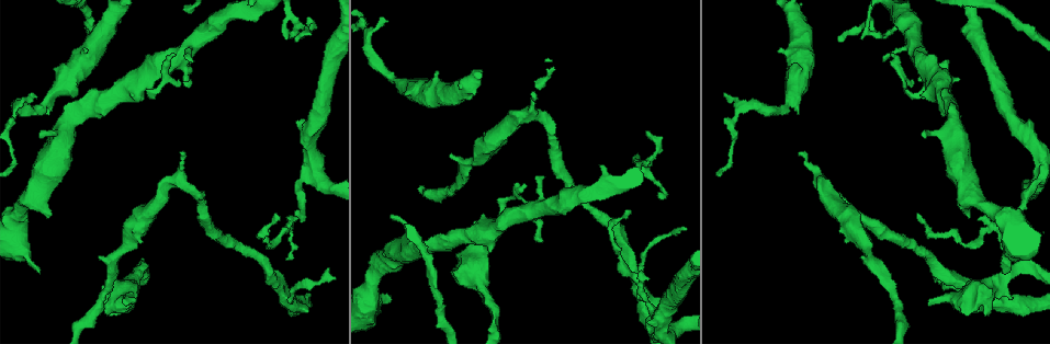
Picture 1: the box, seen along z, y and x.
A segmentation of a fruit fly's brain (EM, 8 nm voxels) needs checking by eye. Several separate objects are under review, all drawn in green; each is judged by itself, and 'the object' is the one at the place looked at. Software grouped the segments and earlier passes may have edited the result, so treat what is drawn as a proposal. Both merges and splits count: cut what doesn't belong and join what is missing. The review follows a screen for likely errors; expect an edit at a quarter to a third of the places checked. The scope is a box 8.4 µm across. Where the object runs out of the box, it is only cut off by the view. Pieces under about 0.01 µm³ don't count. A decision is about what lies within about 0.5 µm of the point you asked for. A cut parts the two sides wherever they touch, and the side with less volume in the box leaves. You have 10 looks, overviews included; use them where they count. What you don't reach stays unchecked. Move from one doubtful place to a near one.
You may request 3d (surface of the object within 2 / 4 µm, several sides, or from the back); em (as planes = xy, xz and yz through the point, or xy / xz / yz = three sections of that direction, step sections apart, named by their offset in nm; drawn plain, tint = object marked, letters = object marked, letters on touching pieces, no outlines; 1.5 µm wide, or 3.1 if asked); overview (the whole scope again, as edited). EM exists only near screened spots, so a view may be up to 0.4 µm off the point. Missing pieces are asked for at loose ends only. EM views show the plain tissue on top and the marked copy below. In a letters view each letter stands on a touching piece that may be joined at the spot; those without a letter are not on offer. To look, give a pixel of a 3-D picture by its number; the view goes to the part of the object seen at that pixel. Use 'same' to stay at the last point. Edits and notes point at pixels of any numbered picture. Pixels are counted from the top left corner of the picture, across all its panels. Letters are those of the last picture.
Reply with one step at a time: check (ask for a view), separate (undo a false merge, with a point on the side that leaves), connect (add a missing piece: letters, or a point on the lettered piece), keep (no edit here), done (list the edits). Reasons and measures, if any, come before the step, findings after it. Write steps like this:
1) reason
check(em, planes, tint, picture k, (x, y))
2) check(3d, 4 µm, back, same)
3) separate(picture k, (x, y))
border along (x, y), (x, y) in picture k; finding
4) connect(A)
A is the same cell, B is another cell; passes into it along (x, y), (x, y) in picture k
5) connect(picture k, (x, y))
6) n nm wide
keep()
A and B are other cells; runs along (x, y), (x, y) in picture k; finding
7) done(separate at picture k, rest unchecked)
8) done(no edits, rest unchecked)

long arm stops here
check(3d, 4 µm, picture 1, (918, 214))

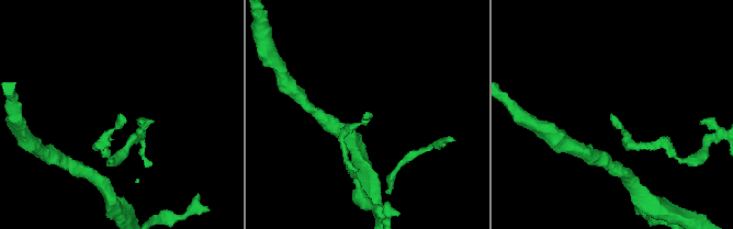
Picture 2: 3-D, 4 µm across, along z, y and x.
check(em, planes, letters, picture 2, (611, 116))

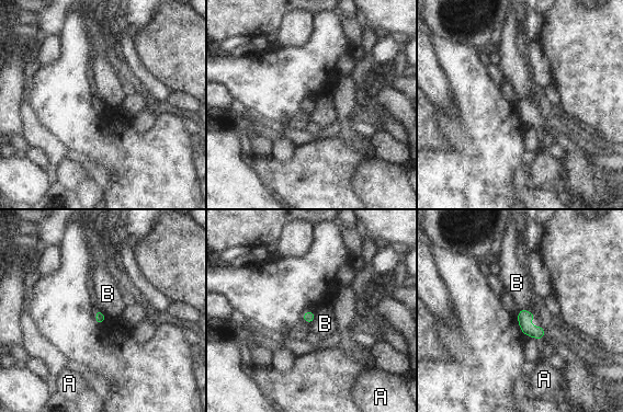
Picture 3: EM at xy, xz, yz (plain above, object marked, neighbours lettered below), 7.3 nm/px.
80 nm wide
keep()
A and B are other cells; border along (520, 308), (529, 310), (536, 318) in picture 3; none of them fits

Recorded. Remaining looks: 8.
free end
check(em, planes, letters, picture 1, (123, 304))

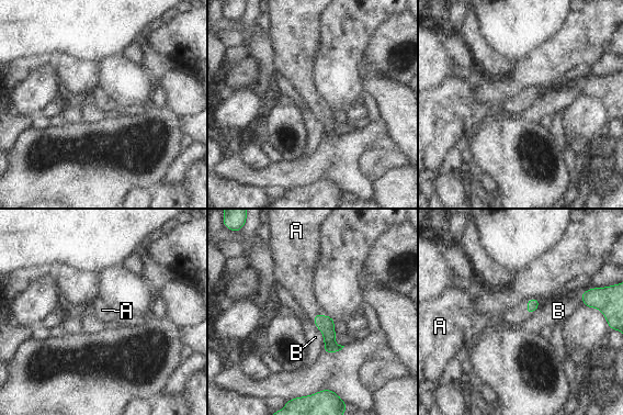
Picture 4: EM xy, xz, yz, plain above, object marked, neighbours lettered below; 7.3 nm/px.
connect(A)
A is the same cell, B is another cell; passes into it along (325, 324), (320, 315), (302, 287) in picture 4; the neuron continues

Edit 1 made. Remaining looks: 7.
an open end
check(em, planes, letters, picture 1, (925, 130))

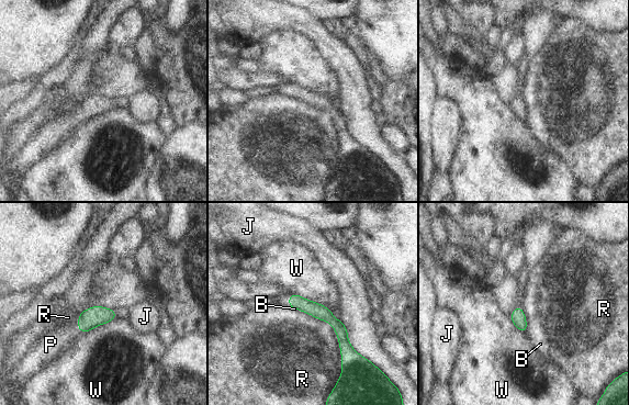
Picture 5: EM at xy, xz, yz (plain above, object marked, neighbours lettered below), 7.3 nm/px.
110 nm wide
connect(P)
P is the same cell, B, J, R and W are other cells; passes into it along (92, 317), (78, 327), (51, 345) in picture 5; the neuron continues

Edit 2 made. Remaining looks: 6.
done(connect at picture 4, connect at picture 5, rest unchecked)

